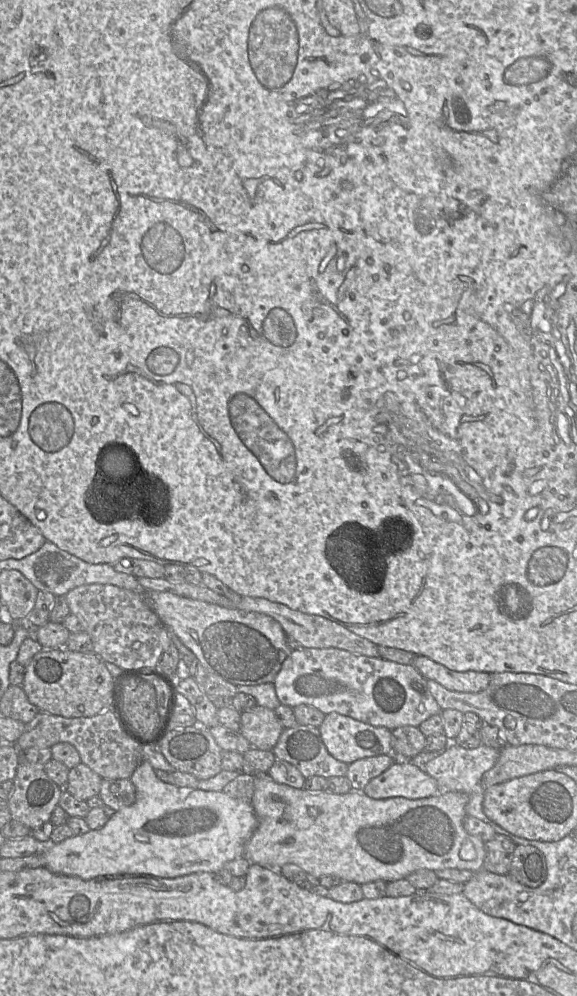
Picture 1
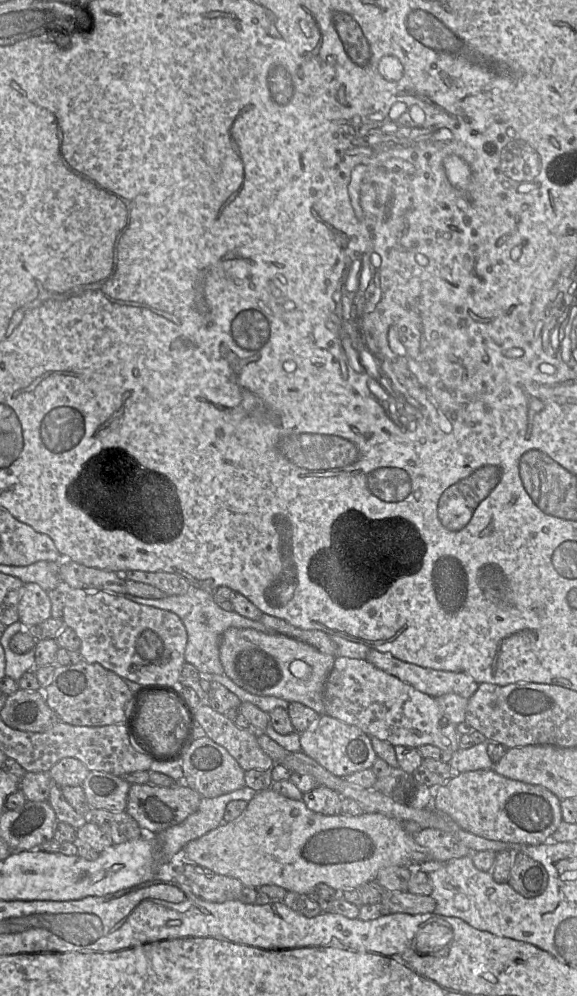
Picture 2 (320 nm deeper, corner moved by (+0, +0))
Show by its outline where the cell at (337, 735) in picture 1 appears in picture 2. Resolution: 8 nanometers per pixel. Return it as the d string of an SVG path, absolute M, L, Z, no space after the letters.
M319 715L316 722L300 733L301 751L335 776L346 777L360 770L371 768L378 757L370 737L359 728L328 715Z

